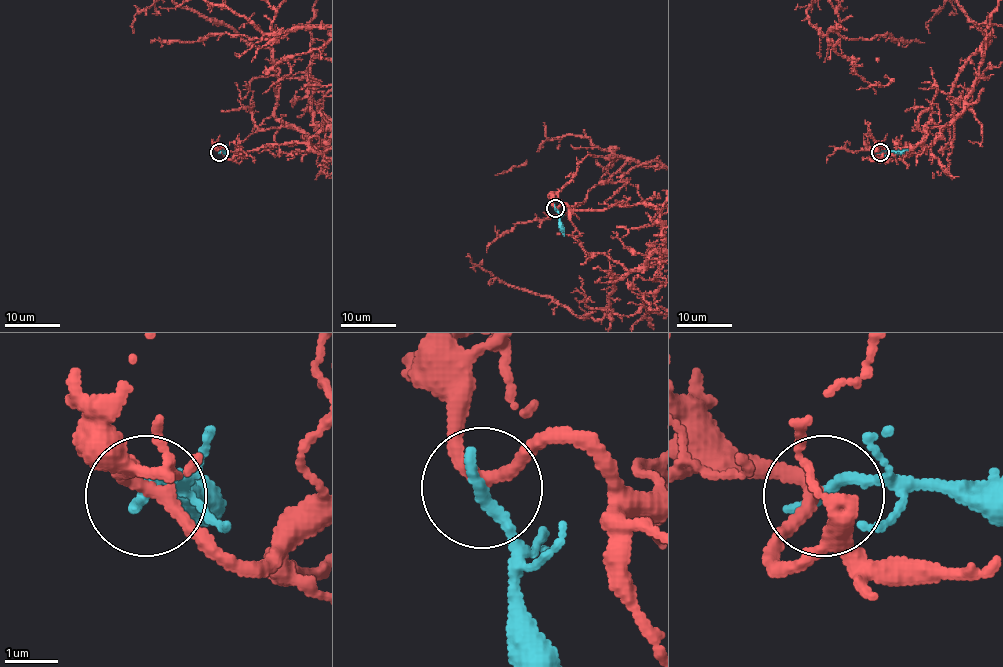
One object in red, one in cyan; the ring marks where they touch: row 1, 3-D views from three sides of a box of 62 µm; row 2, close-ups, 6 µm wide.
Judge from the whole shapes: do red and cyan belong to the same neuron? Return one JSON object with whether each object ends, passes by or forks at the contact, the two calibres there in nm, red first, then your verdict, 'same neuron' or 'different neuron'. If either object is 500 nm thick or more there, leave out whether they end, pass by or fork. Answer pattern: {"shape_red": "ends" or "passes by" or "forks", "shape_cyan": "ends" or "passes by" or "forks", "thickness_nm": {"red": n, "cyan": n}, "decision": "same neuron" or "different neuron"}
{"shape_red": "passes by", "shape_cyan": "ends", "thickness_nm": {"red": 240, "cyan": 240}, "decision": "different neuron"}

